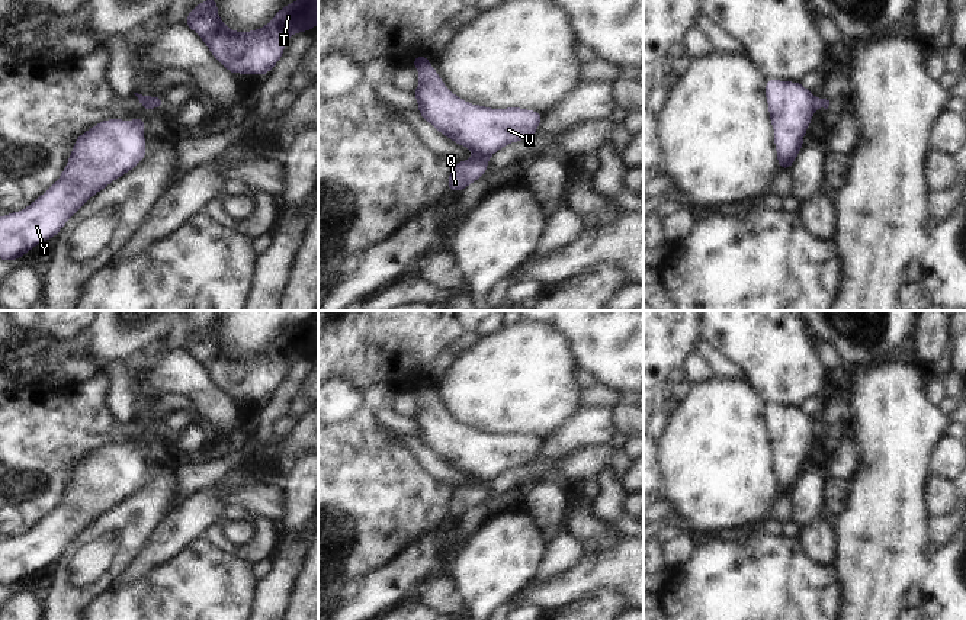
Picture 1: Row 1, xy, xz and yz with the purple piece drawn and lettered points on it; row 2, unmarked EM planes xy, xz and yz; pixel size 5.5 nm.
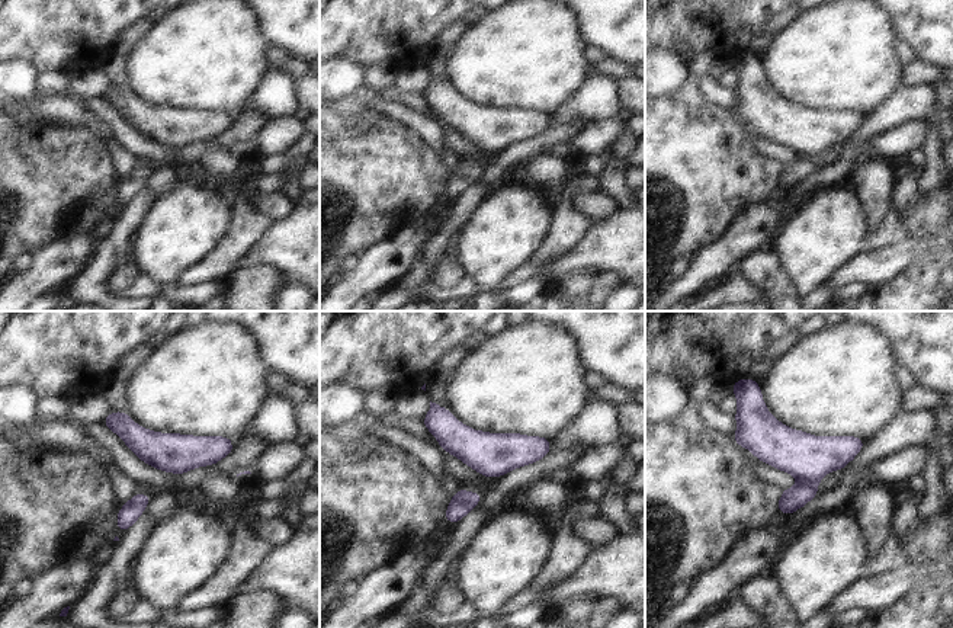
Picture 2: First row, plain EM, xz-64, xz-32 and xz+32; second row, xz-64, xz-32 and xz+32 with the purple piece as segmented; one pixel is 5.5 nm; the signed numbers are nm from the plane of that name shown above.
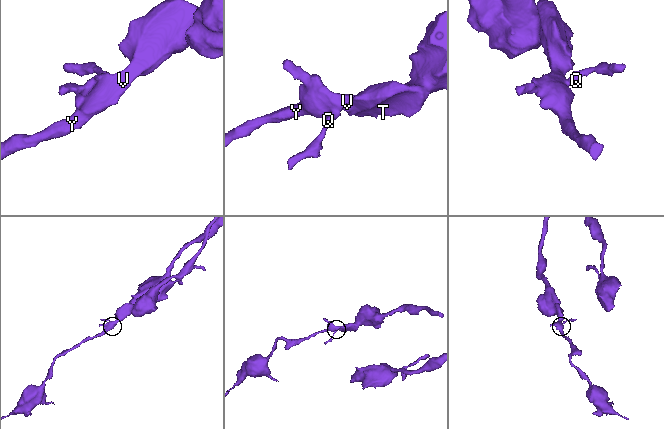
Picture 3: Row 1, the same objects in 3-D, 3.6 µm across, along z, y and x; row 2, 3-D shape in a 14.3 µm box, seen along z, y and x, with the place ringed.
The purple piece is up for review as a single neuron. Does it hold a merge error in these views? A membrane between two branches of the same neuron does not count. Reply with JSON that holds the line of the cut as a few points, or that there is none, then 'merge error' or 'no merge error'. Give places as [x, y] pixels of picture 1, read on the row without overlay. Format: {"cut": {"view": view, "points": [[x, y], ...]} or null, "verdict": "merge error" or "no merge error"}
{"cut": {"view": "xz", "points": [[477, 481], [487, 485]]}, "verdict": "merge error"}

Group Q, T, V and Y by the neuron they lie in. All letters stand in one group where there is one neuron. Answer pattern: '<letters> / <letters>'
Q / T V Y

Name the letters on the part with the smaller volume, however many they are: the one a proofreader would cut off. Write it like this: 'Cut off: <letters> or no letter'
Cut off: Q

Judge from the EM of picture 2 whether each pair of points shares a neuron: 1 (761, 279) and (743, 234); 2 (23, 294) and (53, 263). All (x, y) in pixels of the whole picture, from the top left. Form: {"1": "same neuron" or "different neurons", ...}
{"1": "different neurons", "2": "same neuron"}

